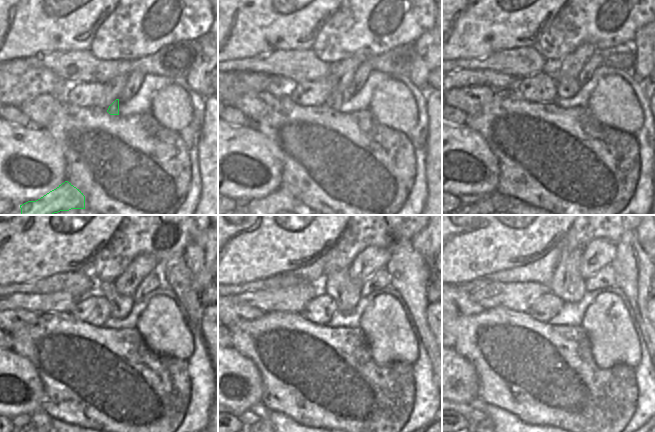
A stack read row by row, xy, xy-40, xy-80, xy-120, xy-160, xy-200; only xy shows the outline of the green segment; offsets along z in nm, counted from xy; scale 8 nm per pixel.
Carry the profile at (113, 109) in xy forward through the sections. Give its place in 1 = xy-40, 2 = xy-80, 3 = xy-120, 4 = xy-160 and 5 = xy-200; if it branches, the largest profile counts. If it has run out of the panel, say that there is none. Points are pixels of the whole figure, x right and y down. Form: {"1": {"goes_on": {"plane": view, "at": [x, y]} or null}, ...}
{"1": {"goes_on": {"plane": "xy-40", "at": [339, 97]}}, "2": {"goes_on": {"plane": "xy-80", "at": [567, 87]}}, "3": {"goes_on": {"plane": "xy-120", "at": [121, 305]}}, "4": {"goes_on": {"plane": "xy-160", "at": [338, 285]}}, "5": {"goes_on": {"plane": "xy-200", "at": [567, 284]}}}

